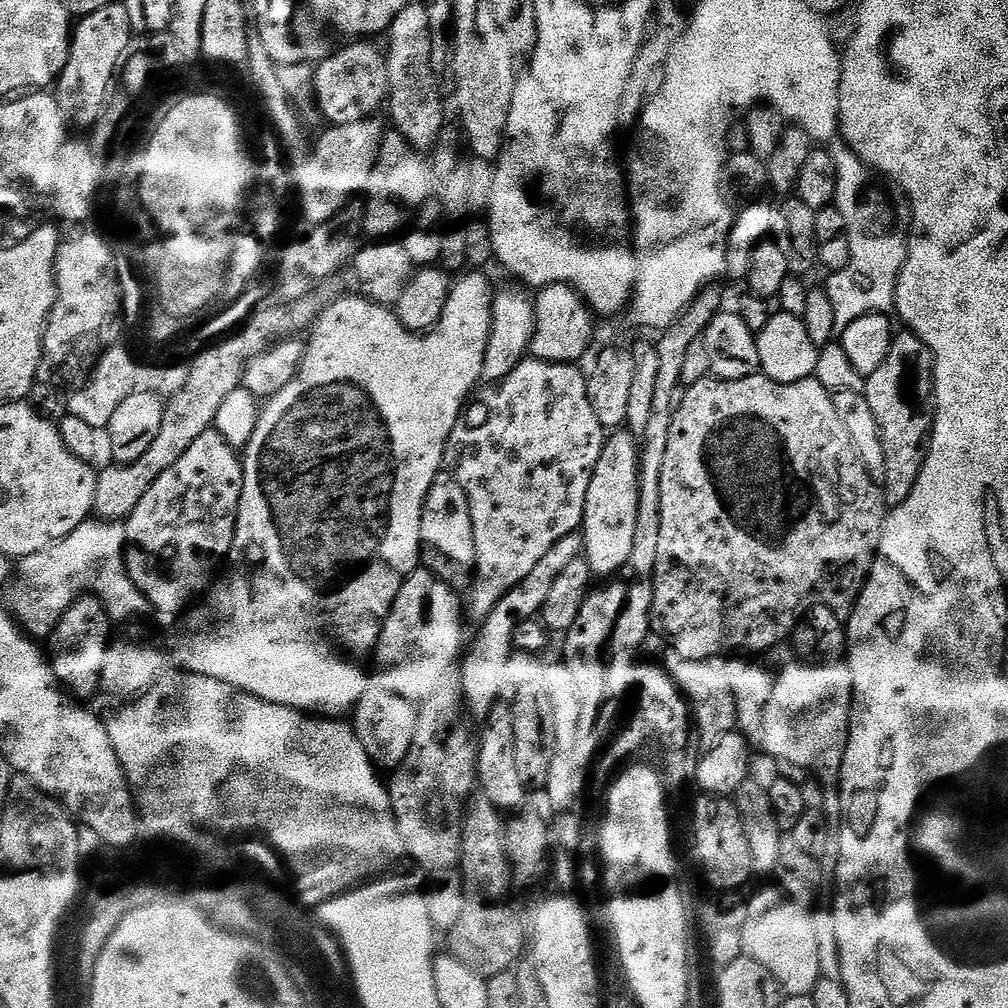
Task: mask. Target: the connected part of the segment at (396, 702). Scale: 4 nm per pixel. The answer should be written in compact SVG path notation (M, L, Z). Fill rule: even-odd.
M370 684L359 698L350 716L353 732L362 744L373 765L380 770L393 772L405 761L414 742L419 709L415 703L391 694L379 684Z

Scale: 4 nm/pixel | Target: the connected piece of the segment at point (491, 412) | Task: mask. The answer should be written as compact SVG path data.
M524 359L513 372L506 374L506 378L484 386L488 388L481 387L465 403L458 422L454 422L454 430L450 430L450 438L444 443L444 464L448 466L456 464L454 475L462 486L462 490L466 490L470 502L470 522L476 547L476 571L466 592L468 595L468 600L466 596L466 616L467 619L469 616L473 622L484 620L486 614L490 614L490 610L494 610L497 602L511 588L518 586L518 582L522 582L522 578L526 578L526 574L530 574L530 570L534 570L534 566L538 566L538 561L546 554L546 550L550 550L550 546L554 546L554 542L573 535L583 525L586 490L590 490L592 471L594 466L598 466L598 458L604 449L606 429L602 427L594 415L594 406L590 406L587 375L583 371L580 373L578 369L576 364L551 364L545 360Z

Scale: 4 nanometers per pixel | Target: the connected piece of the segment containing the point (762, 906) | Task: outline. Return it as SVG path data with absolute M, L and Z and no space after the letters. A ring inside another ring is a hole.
M779 887L764 888L752 897L747 897L746 922L739 933L744 947L743 955L747 959L758 962L780 984L788 996L811 996L816 983L821 980L818 962L818 943L814 935L812 912L803 904L795 904L789 900Z

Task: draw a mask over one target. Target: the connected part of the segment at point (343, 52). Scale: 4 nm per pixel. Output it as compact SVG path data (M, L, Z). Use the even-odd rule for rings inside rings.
M348 42L345 48L337 47L332 55L315 65L314 104L320 107L329 125L349 124L375 117L385 107L388 98L388 57L372 45L372 42Z

